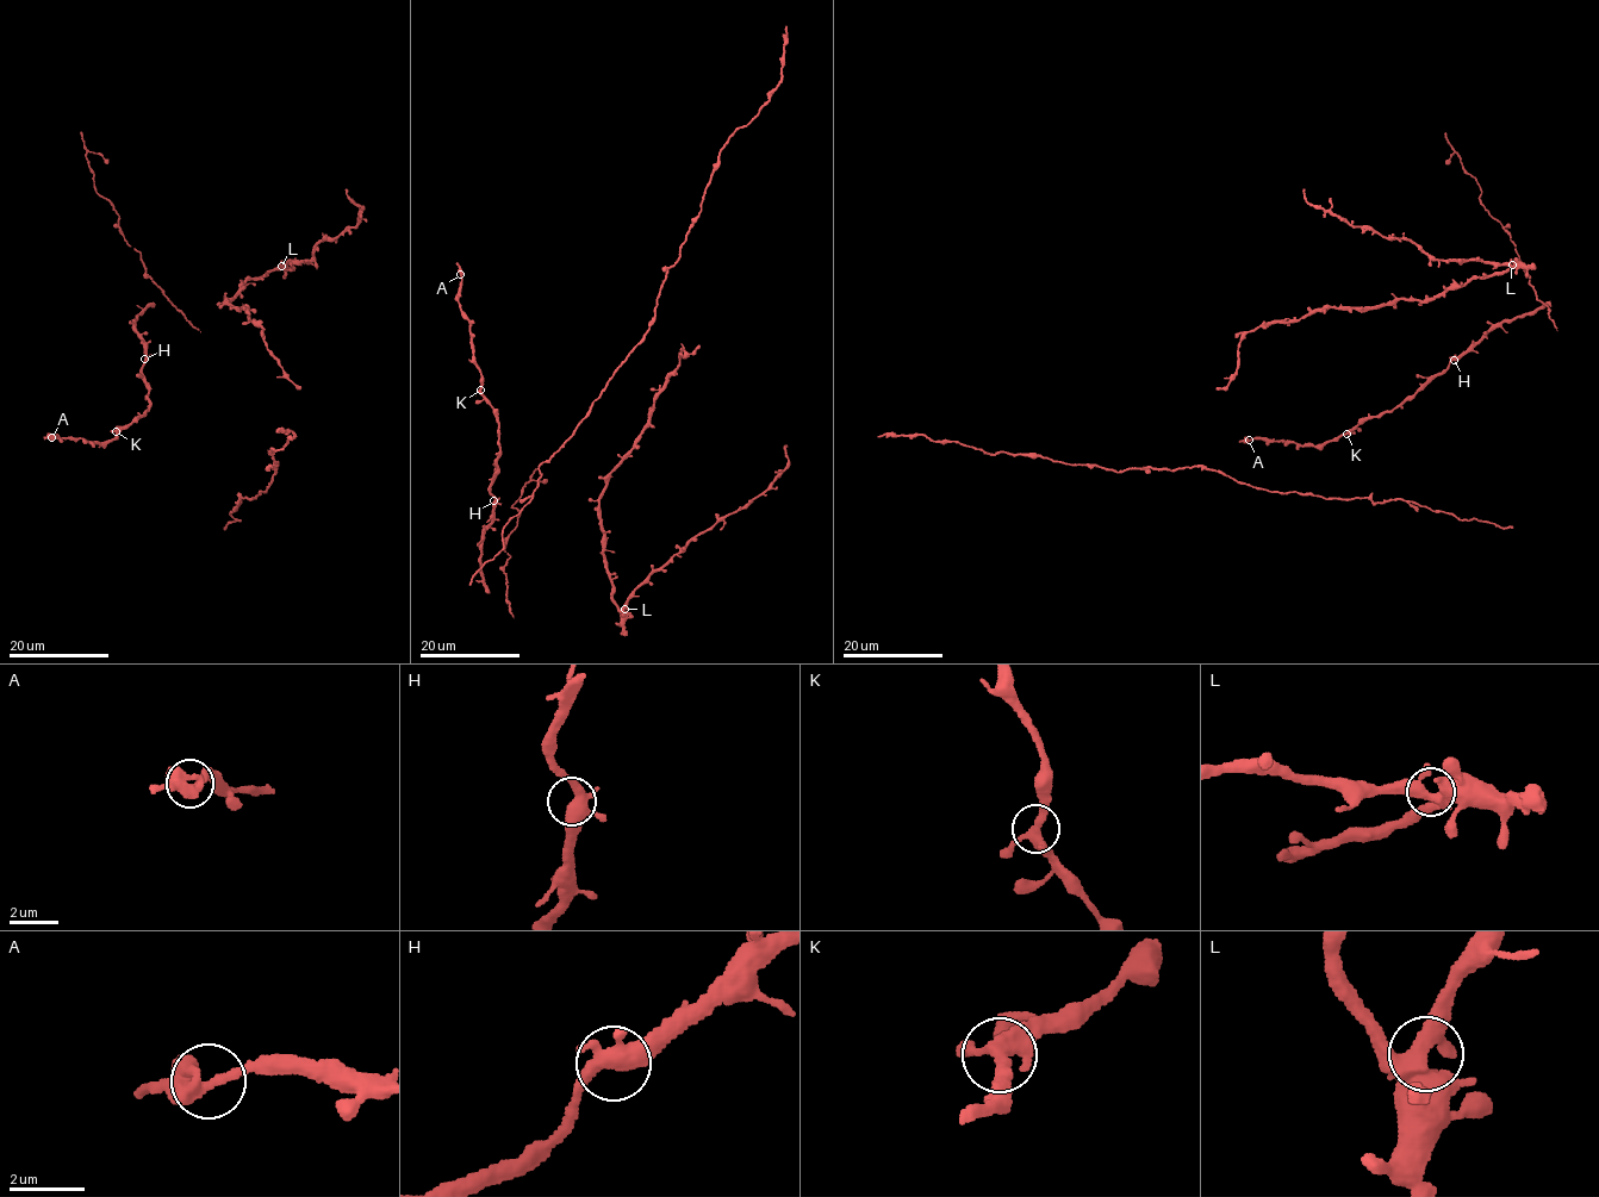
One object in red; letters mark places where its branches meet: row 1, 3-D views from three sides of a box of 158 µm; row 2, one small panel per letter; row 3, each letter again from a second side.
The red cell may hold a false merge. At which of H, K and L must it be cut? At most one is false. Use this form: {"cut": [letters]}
{"cut": []}

